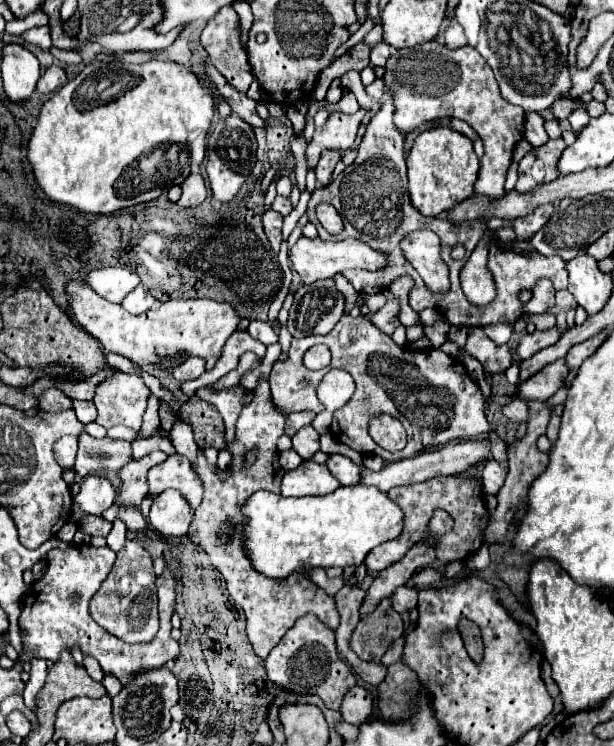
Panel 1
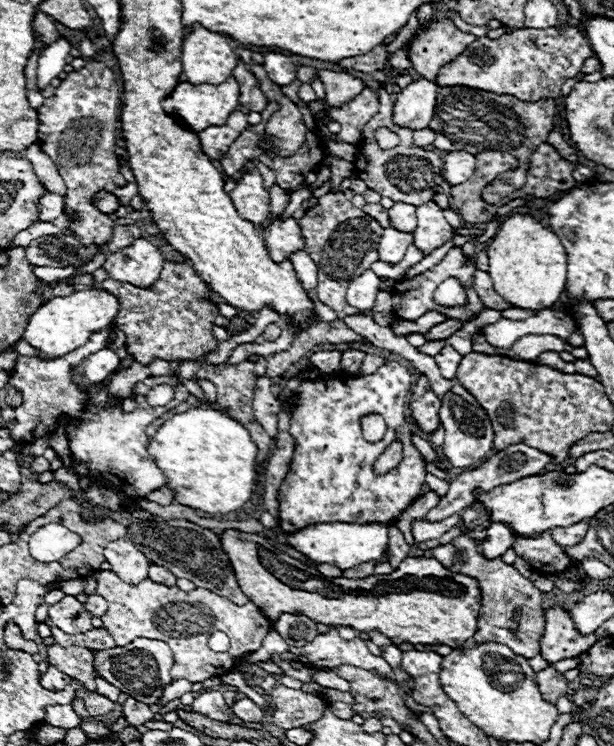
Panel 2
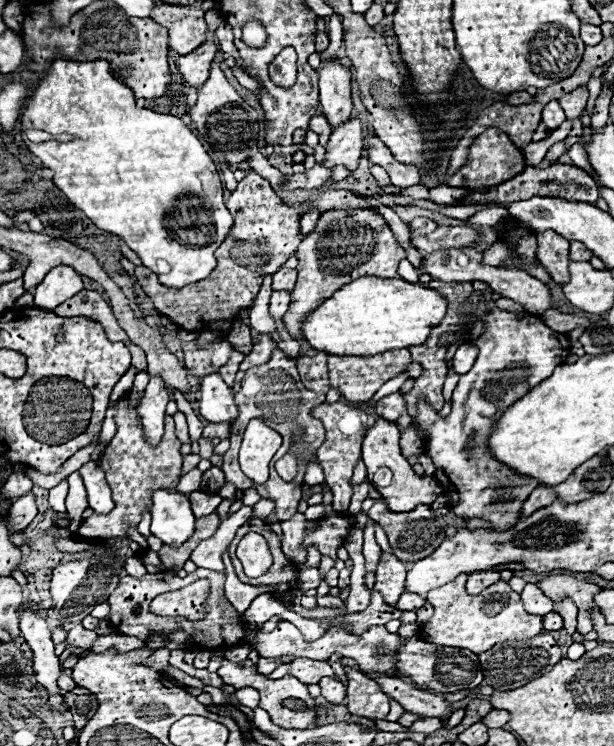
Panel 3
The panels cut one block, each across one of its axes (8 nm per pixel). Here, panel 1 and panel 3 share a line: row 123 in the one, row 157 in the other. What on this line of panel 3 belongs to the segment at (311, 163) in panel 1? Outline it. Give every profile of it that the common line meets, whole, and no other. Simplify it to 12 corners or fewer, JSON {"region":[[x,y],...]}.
{"region":[[350,116],[326,144],[324,166],[356,170],[362,120]]}

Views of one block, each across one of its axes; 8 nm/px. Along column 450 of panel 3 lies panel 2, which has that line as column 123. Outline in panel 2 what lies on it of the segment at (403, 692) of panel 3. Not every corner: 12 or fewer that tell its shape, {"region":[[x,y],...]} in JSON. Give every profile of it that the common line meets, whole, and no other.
{"region":[[128,698],[122,714],[132,726],[154,718],[148,704]]}

